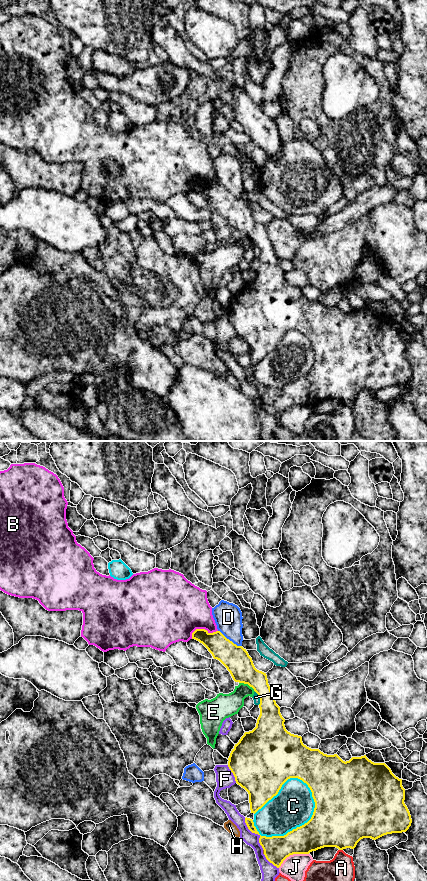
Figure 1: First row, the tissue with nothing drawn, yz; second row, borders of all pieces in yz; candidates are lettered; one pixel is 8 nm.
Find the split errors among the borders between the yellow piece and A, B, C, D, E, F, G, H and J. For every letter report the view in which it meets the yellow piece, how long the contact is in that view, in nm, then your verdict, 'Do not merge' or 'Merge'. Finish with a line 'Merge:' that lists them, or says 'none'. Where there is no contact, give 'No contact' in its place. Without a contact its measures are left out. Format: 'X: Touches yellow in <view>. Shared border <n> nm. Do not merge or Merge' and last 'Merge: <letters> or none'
A: Touches yellow in yz. Shared border 30 nm. Do not merge
B: Touches yellow in yz. Shared border 220 nm. Do not merge
C: Touches yellow in yz. Shared border 550 nm. Do not merge
D: Touches yellow in yz. Shared border 240 nm. Do not merge
E: Touches yellow in yz. Shared border 150 nm. Do not merge
F: Touches yellow in yz. Shared border 300 nm. Do not merge
G: Touches yellow in yz. Shared border 120 nm. Do not merge
H: Touches yellow in yz. Shared border 40 nm. Do not merge
J: Touches yellow in yz. Shared border 280 nm. Do not merge
Merge: none

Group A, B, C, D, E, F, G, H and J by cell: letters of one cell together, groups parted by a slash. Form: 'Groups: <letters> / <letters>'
Groups: A / B / C J / D / E / F / G / H

